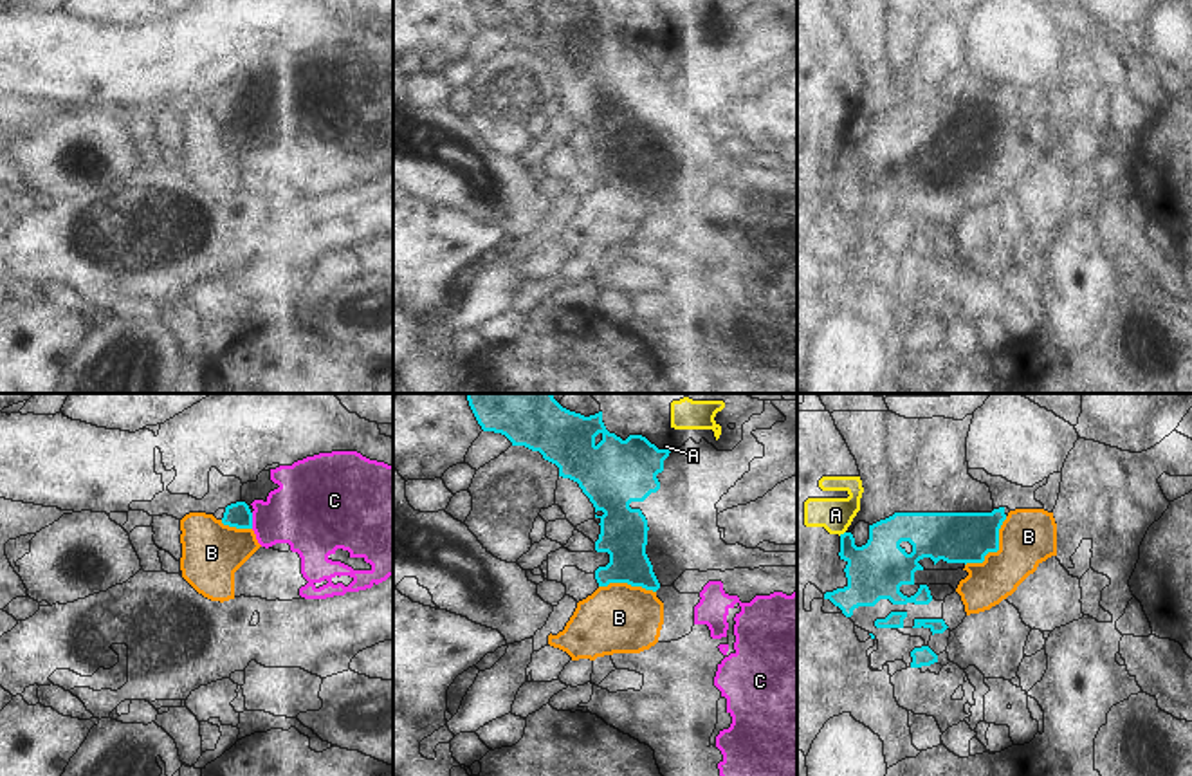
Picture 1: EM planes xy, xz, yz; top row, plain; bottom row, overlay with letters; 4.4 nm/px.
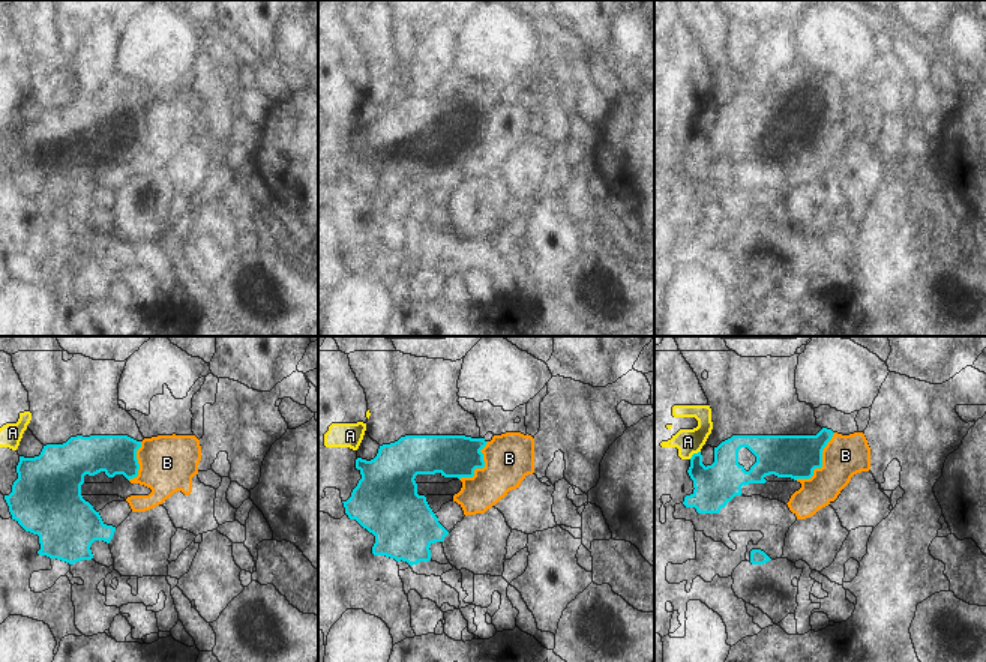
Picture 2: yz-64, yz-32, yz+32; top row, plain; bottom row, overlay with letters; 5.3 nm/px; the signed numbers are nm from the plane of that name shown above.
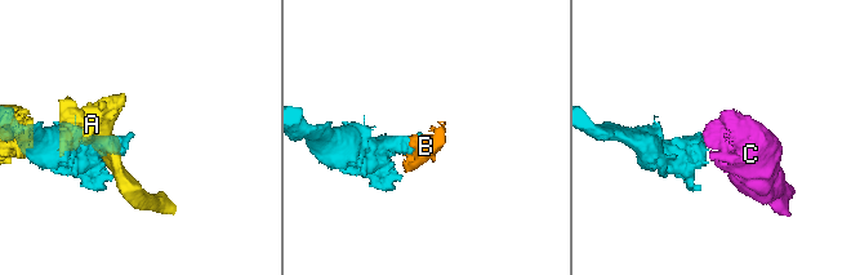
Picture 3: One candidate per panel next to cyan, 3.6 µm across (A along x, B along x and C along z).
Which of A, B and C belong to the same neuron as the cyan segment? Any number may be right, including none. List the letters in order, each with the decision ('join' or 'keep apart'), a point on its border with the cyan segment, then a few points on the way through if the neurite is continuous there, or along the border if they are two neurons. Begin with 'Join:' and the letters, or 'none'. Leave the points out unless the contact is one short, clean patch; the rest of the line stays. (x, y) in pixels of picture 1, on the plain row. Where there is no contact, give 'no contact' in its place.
Join: C
A: keep apart; contact yz (841, 130); border yz (844, 127), (839, 130)
B: keep apart; contact yz (996, 147); border yz (1007, 112), (999, 125), (999, 143), (981, 157), (965, 161)
C: join; contact xy (251, 116); way xy (238, 110), (251, 116), (305, 107)

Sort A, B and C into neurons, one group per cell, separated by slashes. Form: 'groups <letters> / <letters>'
groups A / B / C

